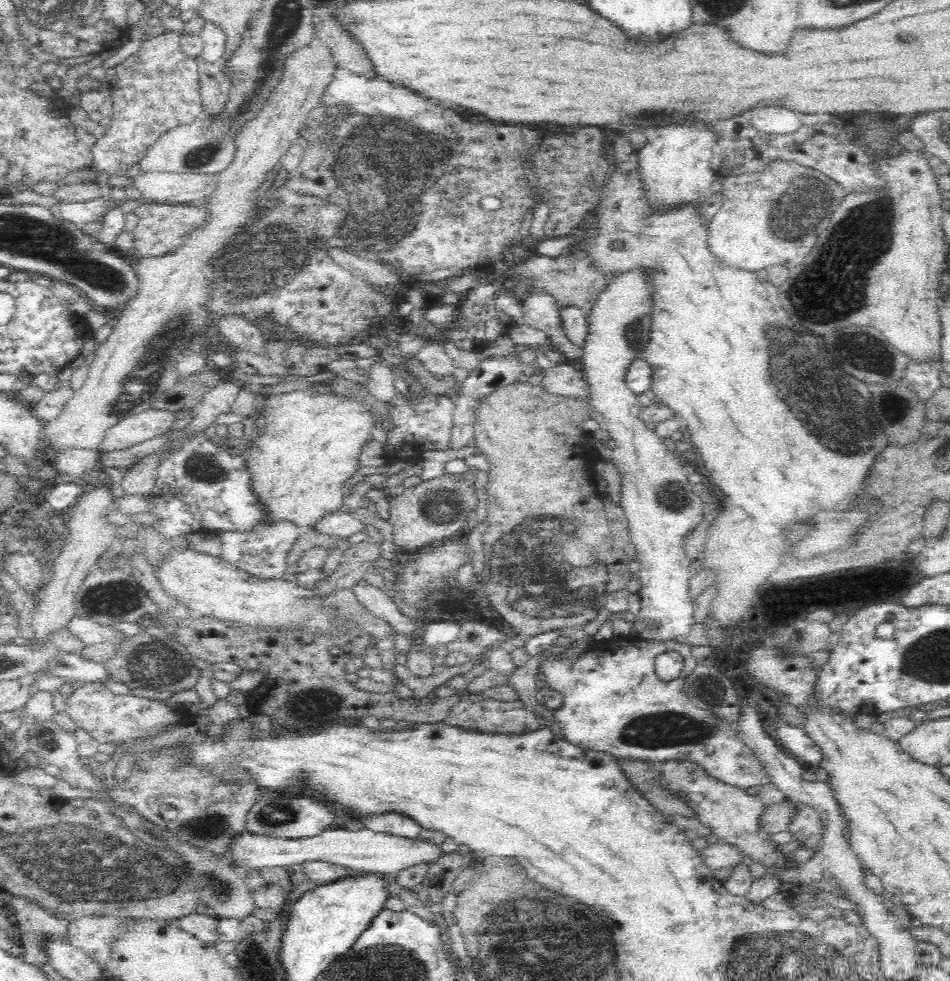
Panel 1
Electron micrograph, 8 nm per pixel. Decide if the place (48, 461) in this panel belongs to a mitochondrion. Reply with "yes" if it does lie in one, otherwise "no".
no

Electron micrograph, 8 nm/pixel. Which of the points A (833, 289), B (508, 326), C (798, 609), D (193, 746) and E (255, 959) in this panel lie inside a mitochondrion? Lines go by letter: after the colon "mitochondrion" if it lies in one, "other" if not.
A: mitochondrion
B: other
C: mitochondrion
D: other
E: mitochondrion

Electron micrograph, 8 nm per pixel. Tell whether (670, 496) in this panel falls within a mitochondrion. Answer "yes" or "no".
yes

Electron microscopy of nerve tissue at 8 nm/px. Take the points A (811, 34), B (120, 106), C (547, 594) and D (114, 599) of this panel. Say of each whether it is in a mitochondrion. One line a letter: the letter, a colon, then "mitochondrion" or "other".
A: other
B: other
C: mitochondrion
D: mitochondrion

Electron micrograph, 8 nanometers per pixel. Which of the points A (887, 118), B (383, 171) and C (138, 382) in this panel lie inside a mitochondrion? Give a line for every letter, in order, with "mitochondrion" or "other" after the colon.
A: other
B: mitochondrion
C: mitochondrion

